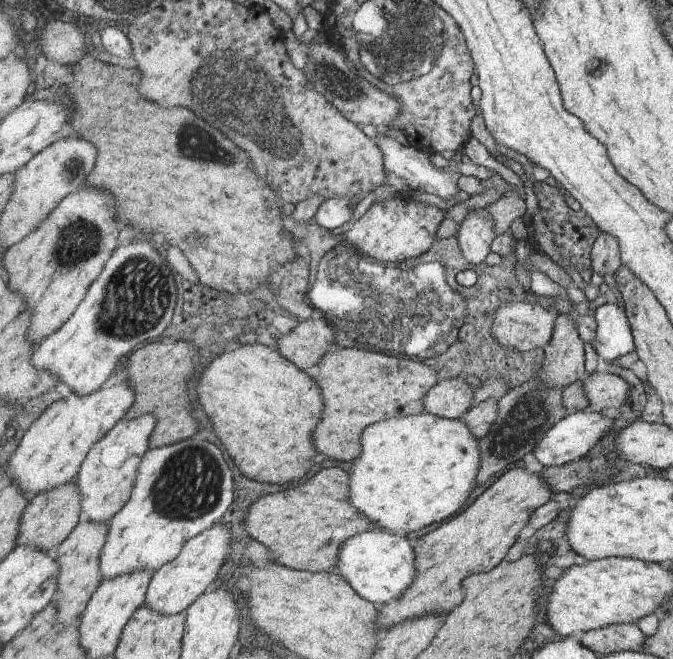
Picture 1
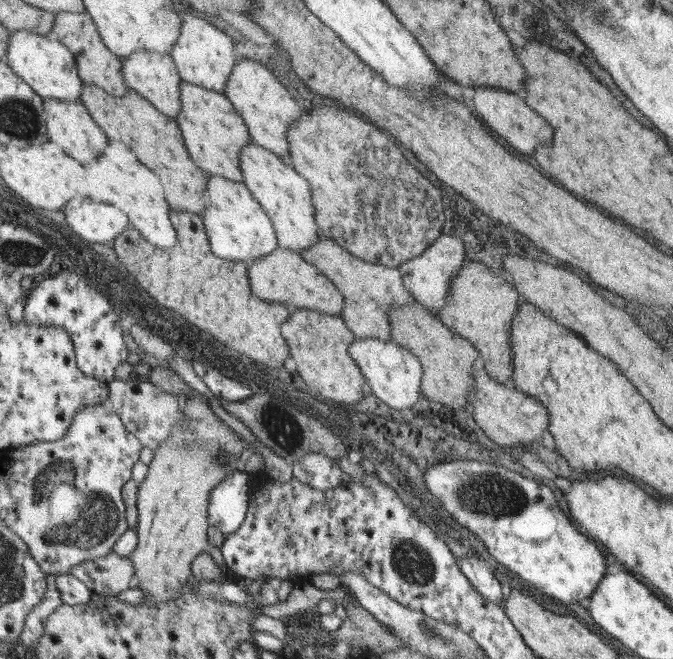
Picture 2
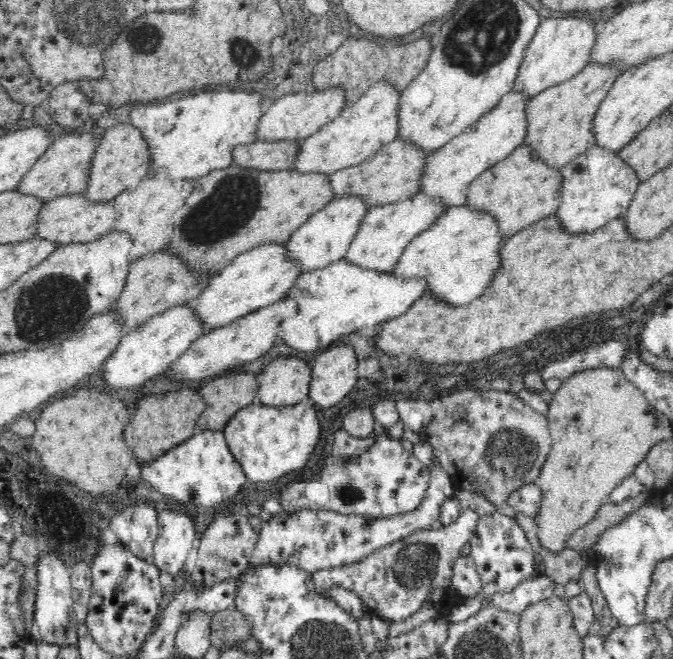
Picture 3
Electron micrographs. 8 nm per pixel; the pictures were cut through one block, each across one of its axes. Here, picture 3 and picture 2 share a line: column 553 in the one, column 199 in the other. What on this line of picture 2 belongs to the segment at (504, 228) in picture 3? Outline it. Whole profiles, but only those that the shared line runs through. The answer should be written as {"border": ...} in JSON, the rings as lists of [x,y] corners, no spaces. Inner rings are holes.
{"border":[[[83,82],[80,101],[88,108],[91,116],[97,120],[97,124],[101,124],[105,132],[109,132],[111,138],[125,142],[129,148],[133,148],[139,160],[161,176],[173,210],[203,215],[203,212],[207,210],[205,192],[207,192],[209,174],[199,167],[189,154],[183,131],[176,119],[161,112],[150,100],[141,96],[133,88],[129,88],[129,92],[119,98],[119,96],[111,96],[95,84]]]}

